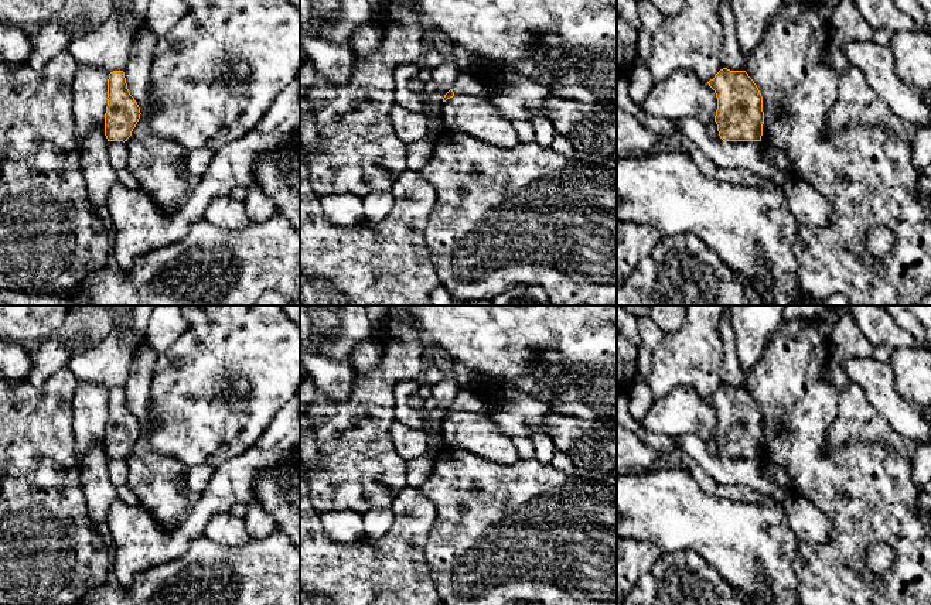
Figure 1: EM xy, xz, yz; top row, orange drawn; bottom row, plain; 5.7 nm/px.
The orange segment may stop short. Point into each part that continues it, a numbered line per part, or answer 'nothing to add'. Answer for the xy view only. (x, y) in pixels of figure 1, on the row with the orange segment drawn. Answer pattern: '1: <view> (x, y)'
nothing to add

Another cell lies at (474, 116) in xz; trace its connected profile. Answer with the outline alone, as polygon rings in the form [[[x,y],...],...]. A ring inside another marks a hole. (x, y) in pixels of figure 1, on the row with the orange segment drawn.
[[[454,95],[443,103],[441,114],[447,130],[463,131],[497,148],[515,148],[519,144],[512,122],[485,98]]]

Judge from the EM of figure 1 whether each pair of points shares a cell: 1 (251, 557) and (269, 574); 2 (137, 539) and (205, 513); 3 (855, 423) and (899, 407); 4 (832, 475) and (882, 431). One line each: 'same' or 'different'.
1: same
2: same
3: different
4: different

